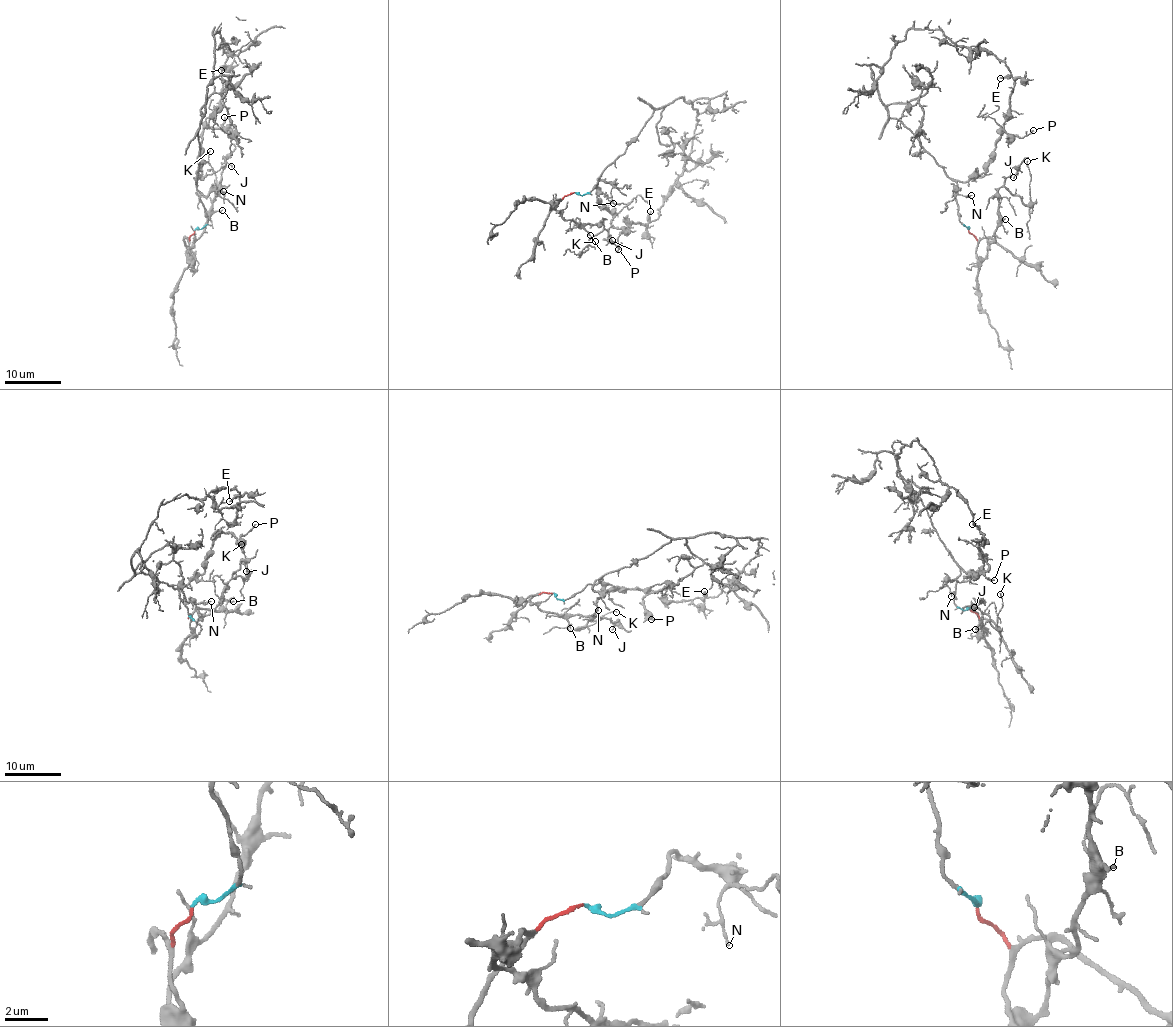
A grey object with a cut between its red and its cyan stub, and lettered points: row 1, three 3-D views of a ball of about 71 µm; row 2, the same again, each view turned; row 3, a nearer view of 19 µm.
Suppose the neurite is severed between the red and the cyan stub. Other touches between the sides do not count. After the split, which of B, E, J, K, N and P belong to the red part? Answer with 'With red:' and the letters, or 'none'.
With red: B, J, K

